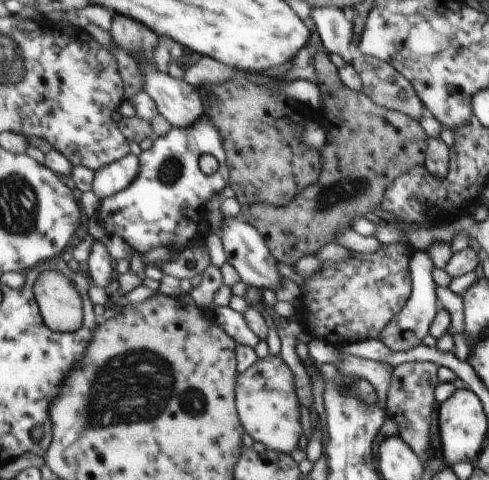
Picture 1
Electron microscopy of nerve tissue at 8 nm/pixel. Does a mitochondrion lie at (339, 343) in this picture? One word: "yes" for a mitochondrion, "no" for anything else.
no

